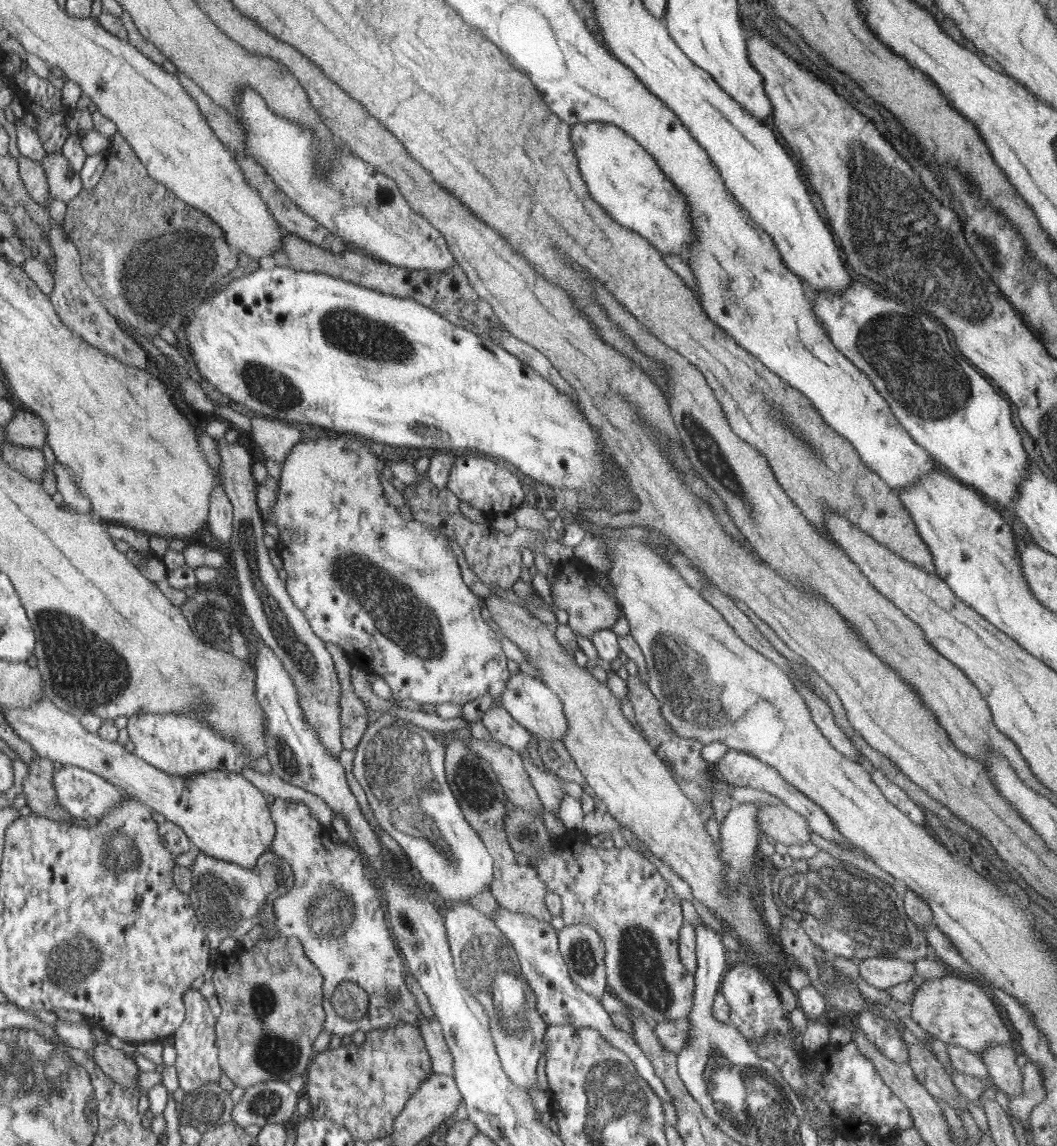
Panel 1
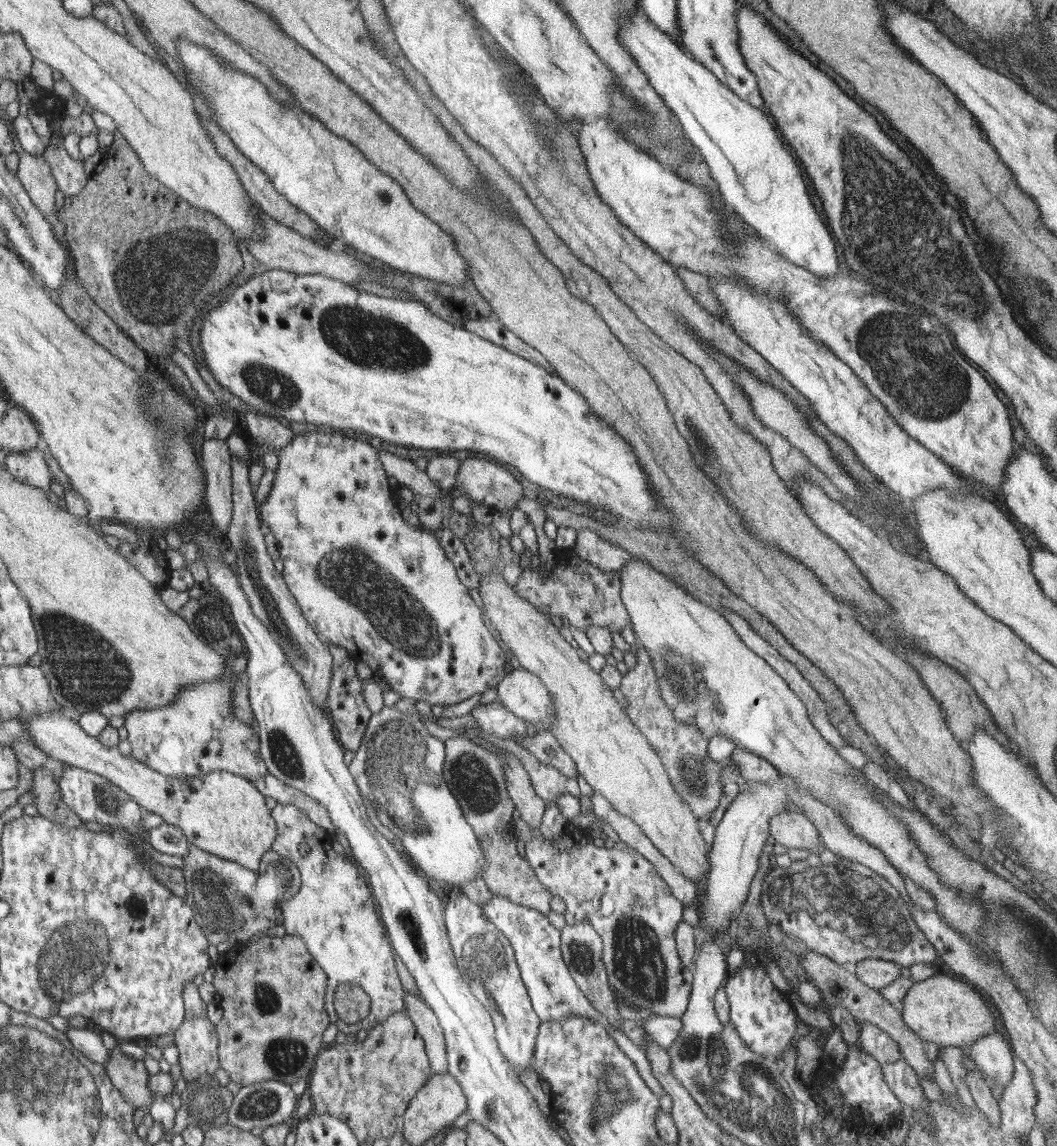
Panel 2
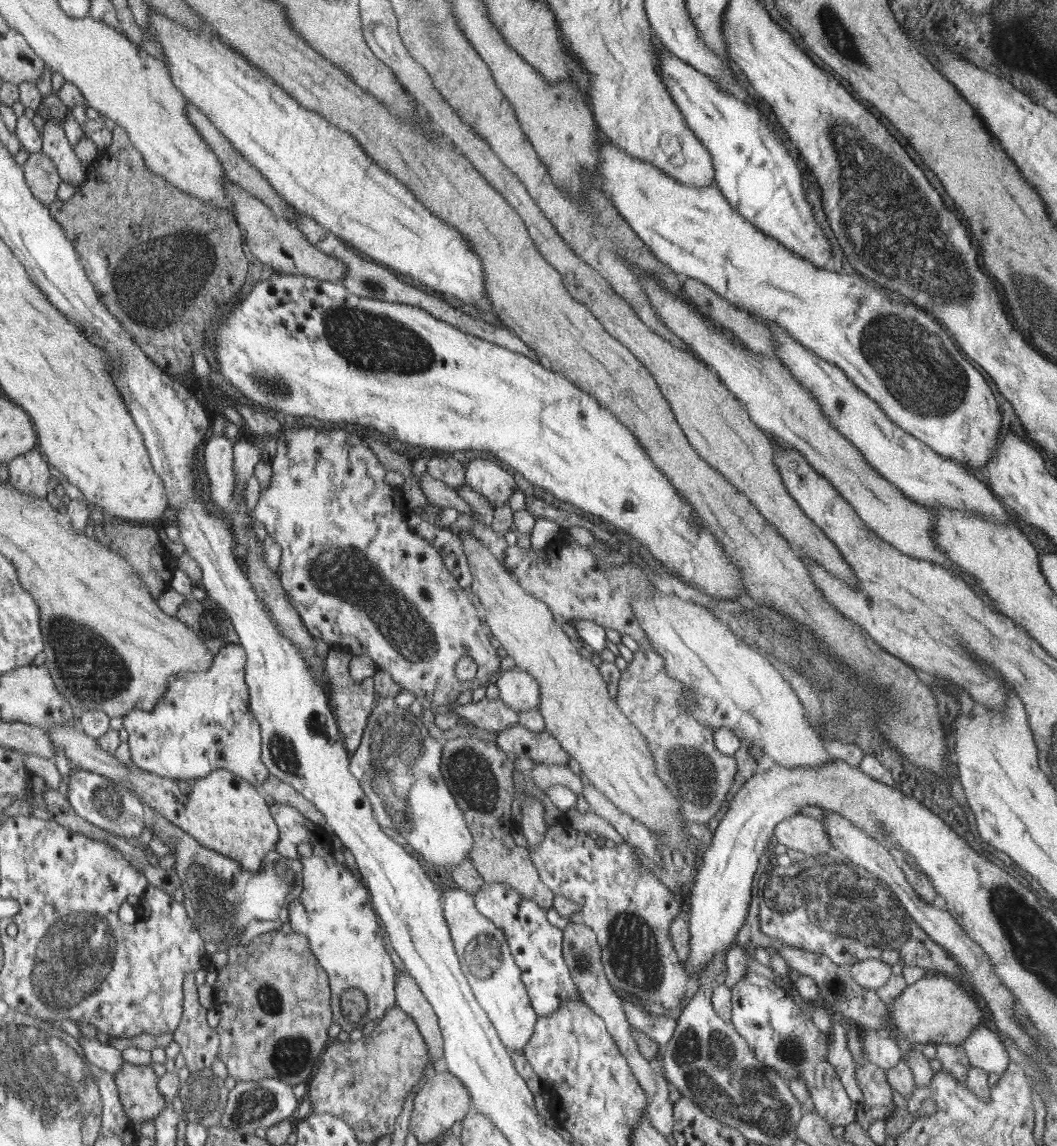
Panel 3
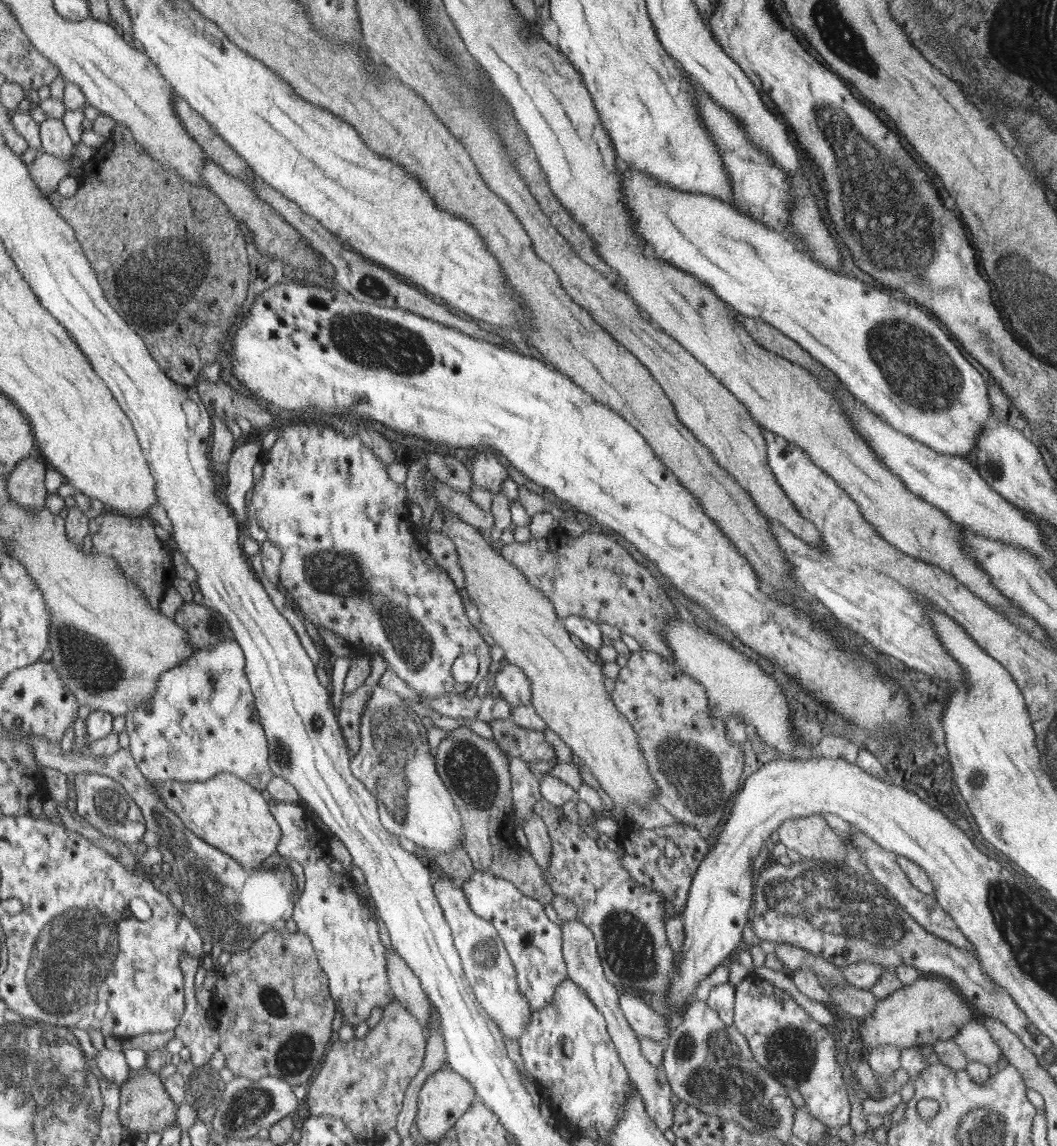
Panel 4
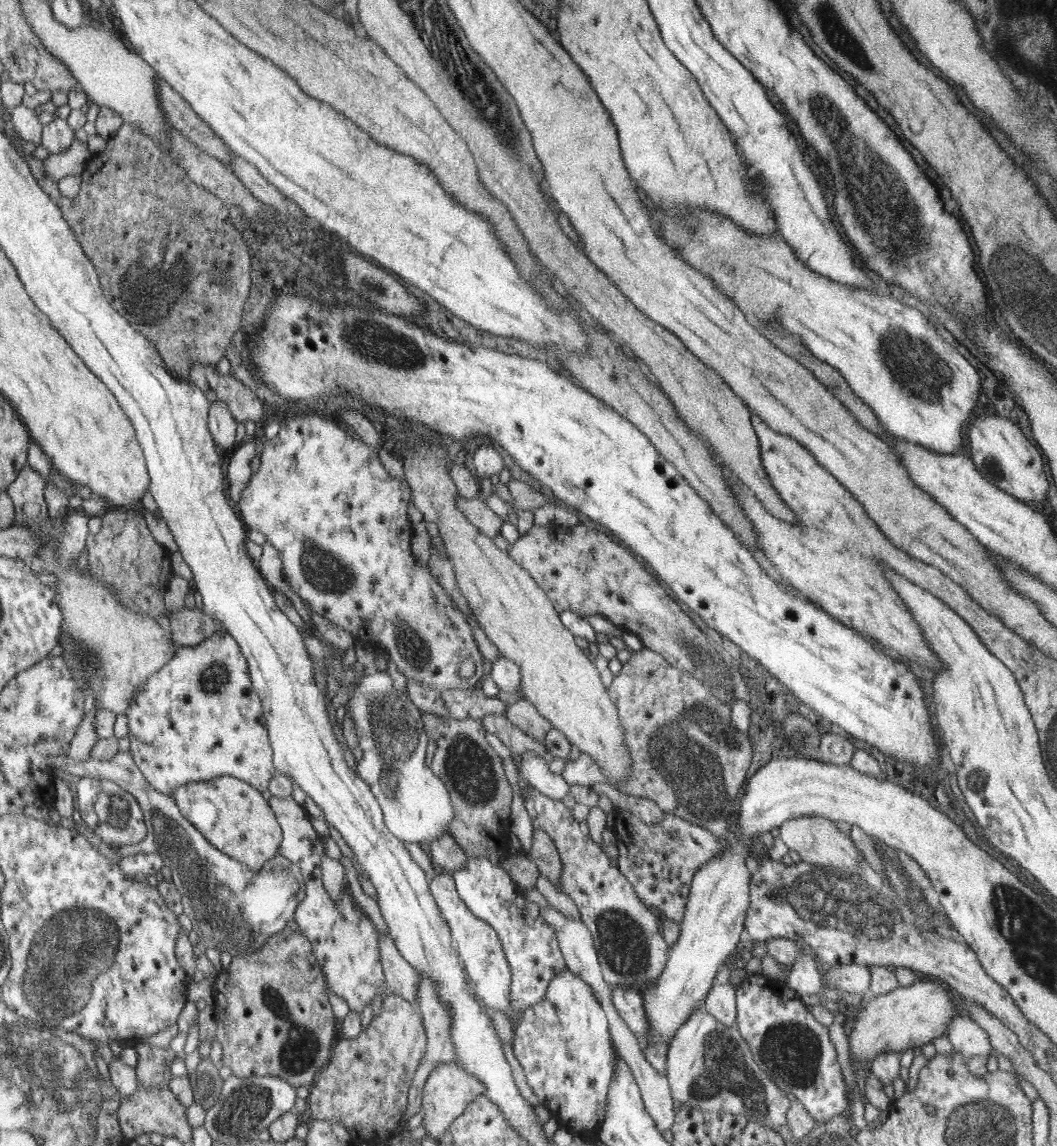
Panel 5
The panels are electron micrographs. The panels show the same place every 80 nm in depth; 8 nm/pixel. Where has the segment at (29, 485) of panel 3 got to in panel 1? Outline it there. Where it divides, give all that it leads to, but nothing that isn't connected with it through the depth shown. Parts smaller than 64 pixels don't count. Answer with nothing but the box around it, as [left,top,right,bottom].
[2,442,46,483]

